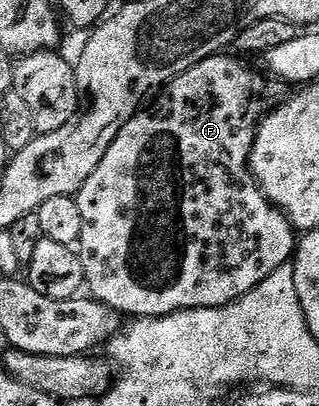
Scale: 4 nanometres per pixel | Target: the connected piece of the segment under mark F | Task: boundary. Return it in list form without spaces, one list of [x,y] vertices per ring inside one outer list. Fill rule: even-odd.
[[[223,52],[220,54],[214,54],[211,58],[205,58],[200,60],[195,66],[189,66],[182,74],[175,74],[173,78],[169,79],[161,87],[158,99],[154,103],[151,101],[146,109],[134,115],[133,118],[129,118],[120,129],[118,129],[118,135],[112,140],[110,147],[104,152],[104,158],[100,160],[100,164],[96,164],[96,170],[92,172],[81,188],[78,189],[77,199],[78,208],[80,210],[80,236],[76,243],[77,253],[82,260],[82,267],[84,268],[84,276],[86,277],[84,286],[88,291],[89,297],[96,299],[98,302],[103,302],[110,310],[117,312],[119,315],[133,316],[134,318],[162,318],[165,314],[175,314],[177,310],[195,310],[196,308],[210,308],[212,306],[227,306],[229,302],[236,302],[238,299],[244,297],[252,288],[256,288],[259,282],[263,282],[268,276],[272,276],[272,272],[276,272],[276,268],[280,268],[284,263],[291,261],[292,255],[296,249],[296,231],[291,226],[290,221],[286,218],[285,214],[278,209],[274,203],[266,199],[266,193],[262,191],[262,187],[254,181],[253,174],[250,173],[250,167],[248,165],[250,160],[250,145],[254,143],[254,132],[258,129],[259,122],[262,121],[264,115],[267,113],[268,105],[266,106],[266,82],[249,66],[246,61],[241,57],[235,56],[230,52]]]

